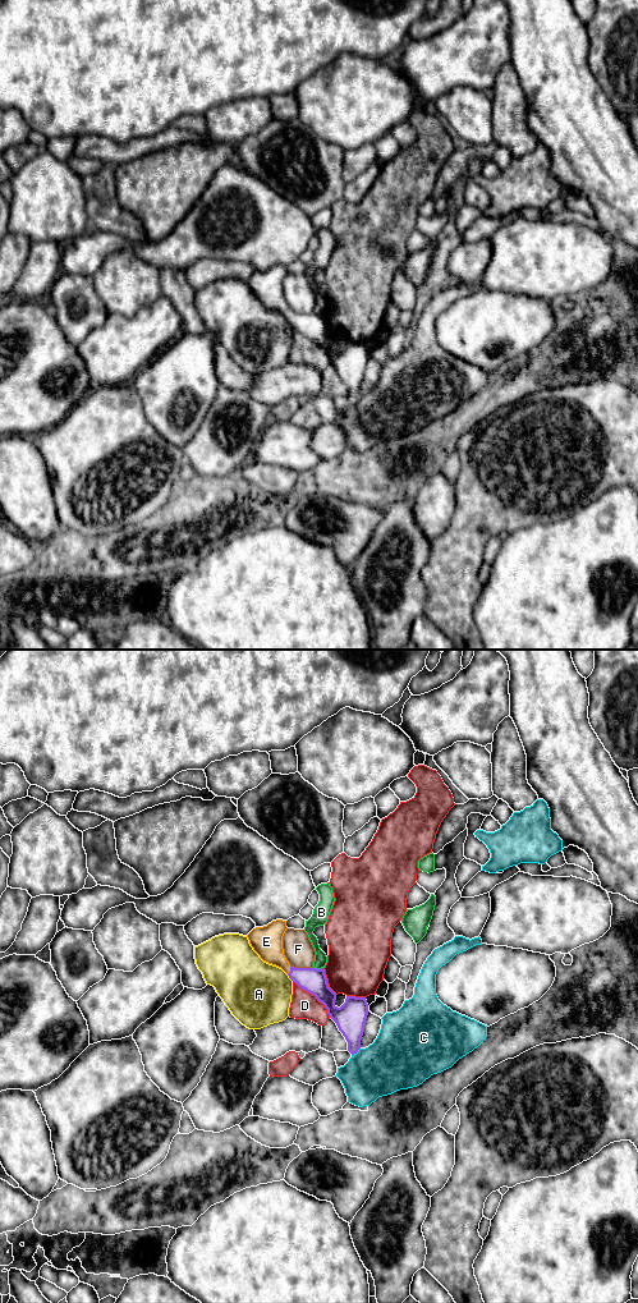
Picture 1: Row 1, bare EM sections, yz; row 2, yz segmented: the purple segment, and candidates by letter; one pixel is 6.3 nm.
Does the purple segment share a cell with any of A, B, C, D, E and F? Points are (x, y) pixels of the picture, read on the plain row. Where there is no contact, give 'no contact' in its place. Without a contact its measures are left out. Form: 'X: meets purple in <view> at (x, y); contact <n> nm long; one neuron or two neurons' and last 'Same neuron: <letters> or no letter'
A: meets purple in yz at (290, 324); contact 60 nm long; two neurons
B: meets purple in yz at (318, 315); contact 60 nm long; two neurons
C: meets purple in yz at (356, 398); contact 80 nm long; two neurons
D: meets purple in yz at (315, 340); contact 340 nm long; two neurons
E: meets purple in yz at (290, 316); contact 50 nm long; one neuron
F: meets purple in yz at (302, 313); contact 140 nm long; two neurons
Same neuron: E

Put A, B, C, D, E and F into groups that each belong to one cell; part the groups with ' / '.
A / B / C / D / E / F

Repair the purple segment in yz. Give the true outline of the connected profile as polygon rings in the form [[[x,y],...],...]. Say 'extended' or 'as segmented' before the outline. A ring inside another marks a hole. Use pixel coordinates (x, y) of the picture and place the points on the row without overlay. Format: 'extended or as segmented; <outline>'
extended; [[[276,265],[267,271],[253,274],[247,283],[263,307],[281,313],[293,327],[325,350],[327,359],[345,382],[348,396],[352,400],[357,399],[368,361],[366,343],[346,341],[345,348],[338,353],[336,339],[329,332],[323,313],[294,313],[286,306],[283,294],[286,274],[286,266]]]

